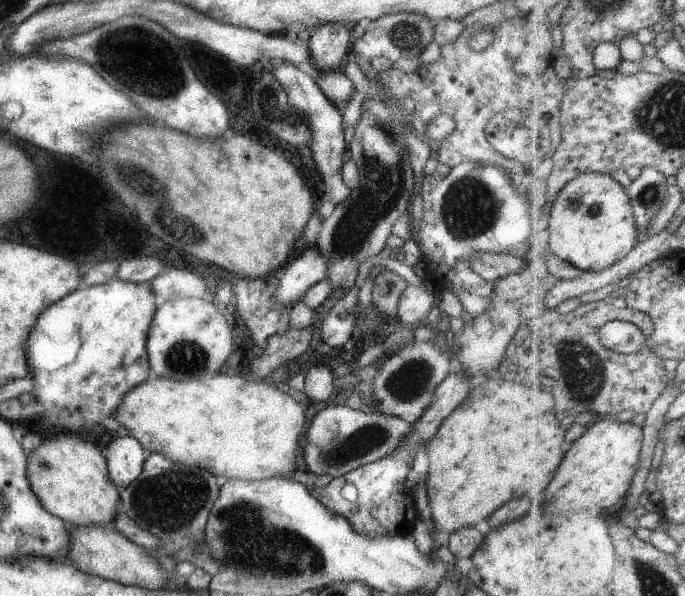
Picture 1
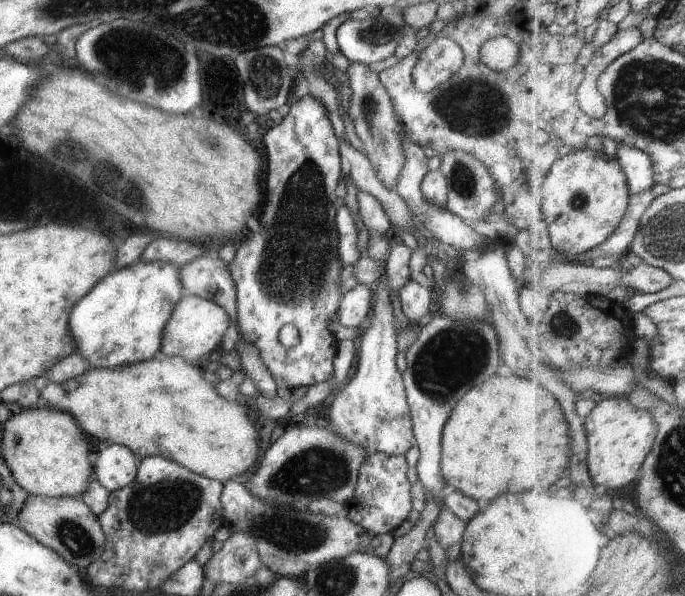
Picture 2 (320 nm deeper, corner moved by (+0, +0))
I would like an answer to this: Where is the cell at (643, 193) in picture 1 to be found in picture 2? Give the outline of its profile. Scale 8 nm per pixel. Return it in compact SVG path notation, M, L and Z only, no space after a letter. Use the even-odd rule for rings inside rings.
M625 144L617 146L616 159L621 164L622 171L625 172L632 196L645 194L647 190L651 190L657 184L653 158L649 158L639 148L625 146Z

